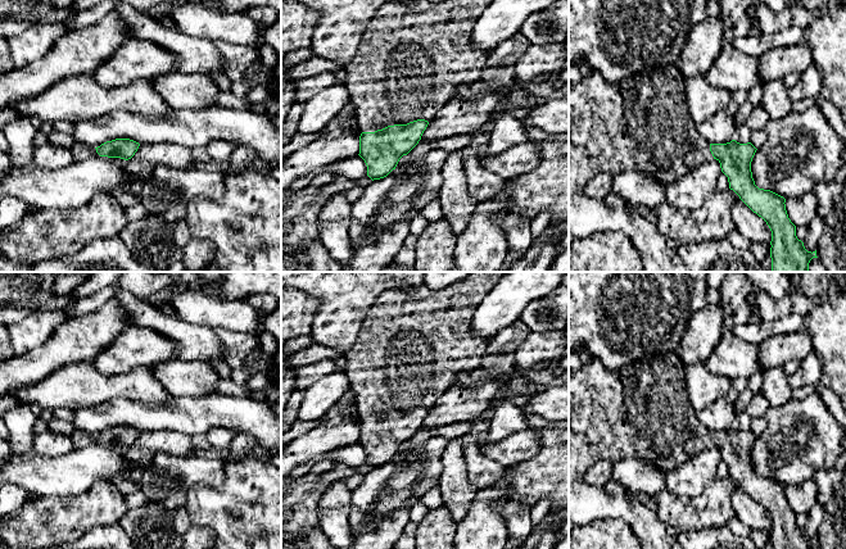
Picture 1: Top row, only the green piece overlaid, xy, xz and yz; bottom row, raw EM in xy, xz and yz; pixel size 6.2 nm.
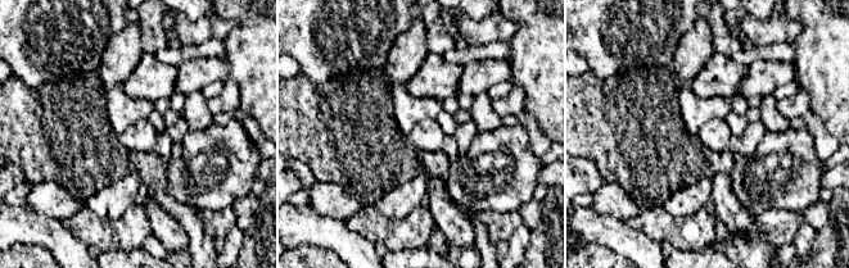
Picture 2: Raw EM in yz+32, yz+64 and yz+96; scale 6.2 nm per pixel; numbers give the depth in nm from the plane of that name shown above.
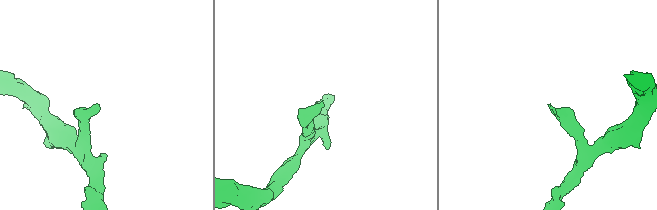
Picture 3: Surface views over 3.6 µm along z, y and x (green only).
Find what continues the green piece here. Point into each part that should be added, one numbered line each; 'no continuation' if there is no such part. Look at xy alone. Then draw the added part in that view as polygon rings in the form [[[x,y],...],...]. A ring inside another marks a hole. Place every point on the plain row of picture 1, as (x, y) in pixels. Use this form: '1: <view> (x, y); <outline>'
1: xy (80, 439); [[[76,430],[72,435],[71,435],[71,439],[74,444],[76,448],[83,448],[86,445],[91,445],[91,444],[95,444],[95,445],[101,445],[107,449],[110,449],[110,450],[114,450],[119,454],[122,454],[126,448],[125,446],[121,446],[121,445],[108,445],[108,444],[100,444],[98,440],[96,440],[96,436],[95,435],[89,435],[86,432],[82,432],[82,431],[78,431]]]

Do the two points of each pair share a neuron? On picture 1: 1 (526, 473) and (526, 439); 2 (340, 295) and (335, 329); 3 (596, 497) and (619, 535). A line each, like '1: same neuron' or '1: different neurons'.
1: different neurons
2: same neuron
3: different neurons

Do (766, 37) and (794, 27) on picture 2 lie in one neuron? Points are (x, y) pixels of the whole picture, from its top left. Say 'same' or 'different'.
same

